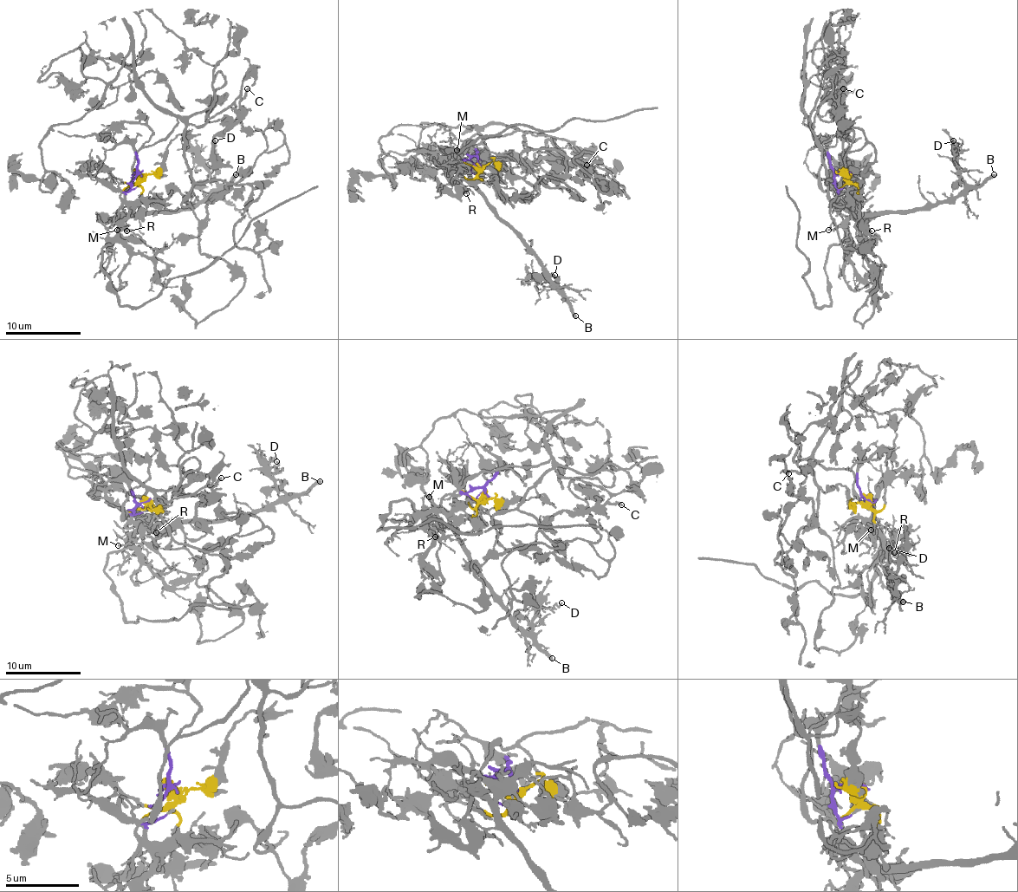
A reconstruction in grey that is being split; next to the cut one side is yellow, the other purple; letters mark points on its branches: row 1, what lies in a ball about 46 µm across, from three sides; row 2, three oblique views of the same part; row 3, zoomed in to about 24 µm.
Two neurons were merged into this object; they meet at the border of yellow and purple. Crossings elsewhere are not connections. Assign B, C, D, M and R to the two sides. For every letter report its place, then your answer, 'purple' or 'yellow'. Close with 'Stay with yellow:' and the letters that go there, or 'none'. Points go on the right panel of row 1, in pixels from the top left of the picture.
B: (994, 174) | purple
C: (843, 88) | yellow
D: (953, 140) | purple
M: (828, 230) | purple
R: (872, 231) | purple
Stay with yellow: C

